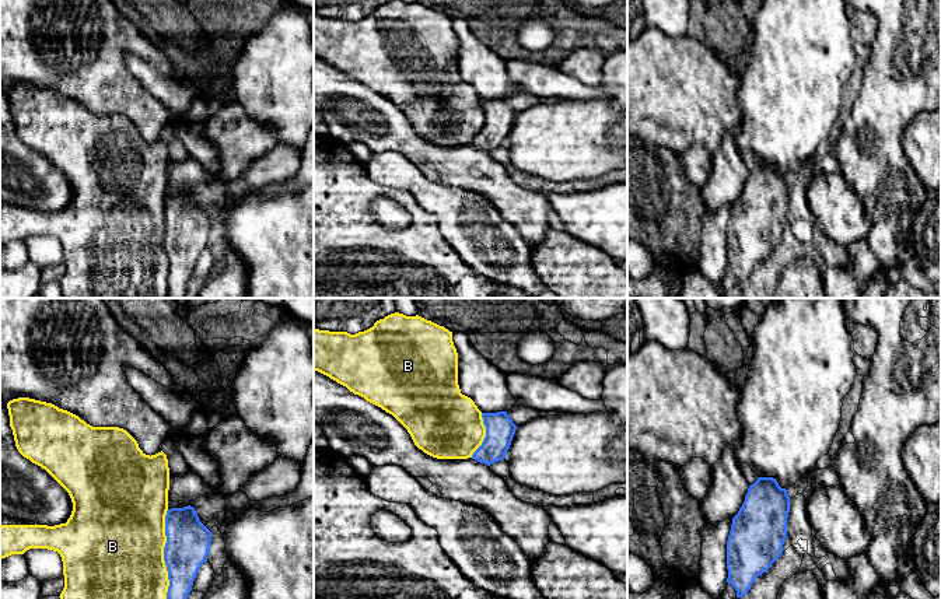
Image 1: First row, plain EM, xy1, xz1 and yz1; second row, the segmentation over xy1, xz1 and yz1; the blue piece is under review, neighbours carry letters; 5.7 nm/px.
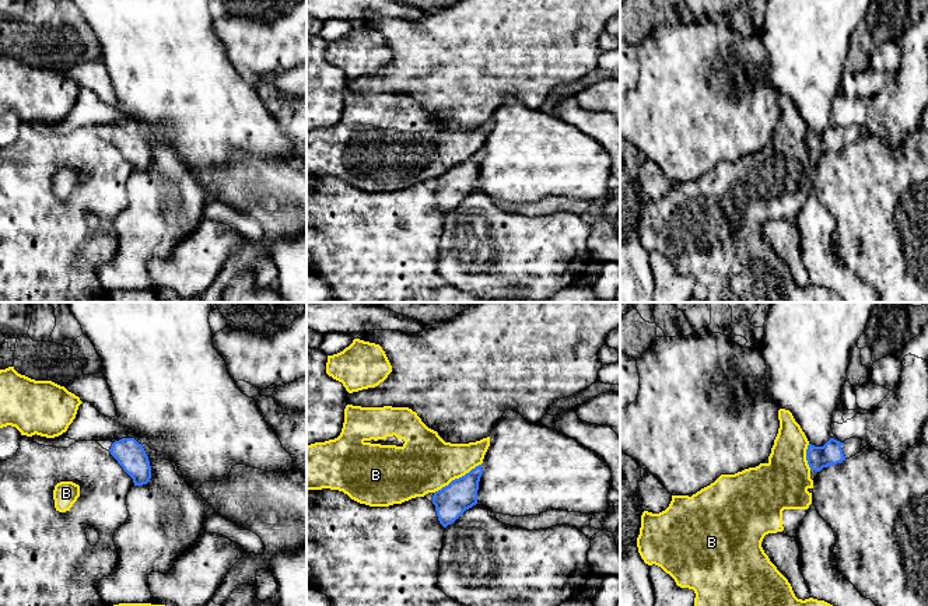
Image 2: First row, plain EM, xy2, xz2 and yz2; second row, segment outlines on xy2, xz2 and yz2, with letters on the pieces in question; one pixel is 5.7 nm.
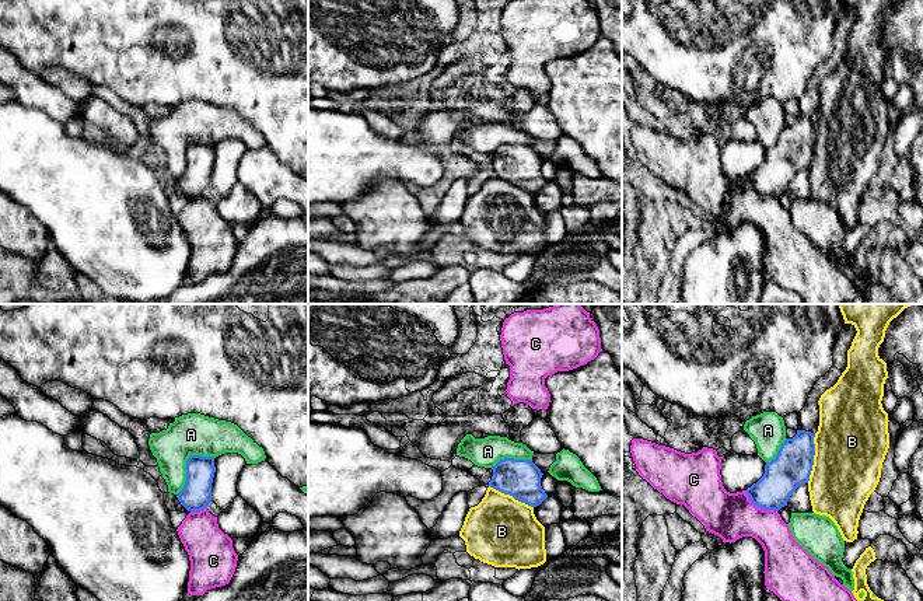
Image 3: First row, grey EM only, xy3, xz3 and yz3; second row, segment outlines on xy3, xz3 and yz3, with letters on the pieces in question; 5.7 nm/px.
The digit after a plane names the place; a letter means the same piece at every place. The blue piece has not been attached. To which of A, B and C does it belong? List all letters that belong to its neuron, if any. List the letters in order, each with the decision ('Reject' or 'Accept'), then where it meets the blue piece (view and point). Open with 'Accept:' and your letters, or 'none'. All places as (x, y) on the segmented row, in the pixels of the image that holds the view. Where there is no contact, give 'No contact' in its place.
Accept: none
A: Reject. Touches blue at xy3 (186, 465)
B: Reject. Touches blue at xy1 (164, 554)
C: Reject. Touches blue at yz3 (759, 506)

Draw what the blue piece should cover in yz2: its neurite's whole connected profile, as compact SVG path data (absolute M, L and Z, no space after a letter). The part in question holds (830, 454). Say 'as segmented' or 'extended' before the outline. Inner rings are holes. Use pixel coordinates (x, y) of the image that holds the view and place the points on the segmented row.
extended | M830 438L823 446L808 445L806 460L810 470L820 472L823 467L841 463L864 449L859 438L850 438L840 442Z

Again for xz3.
as segmented | M504 458L492 469L490 488L531 507L539 506L548 497L541 486L543 474L531 460Z

